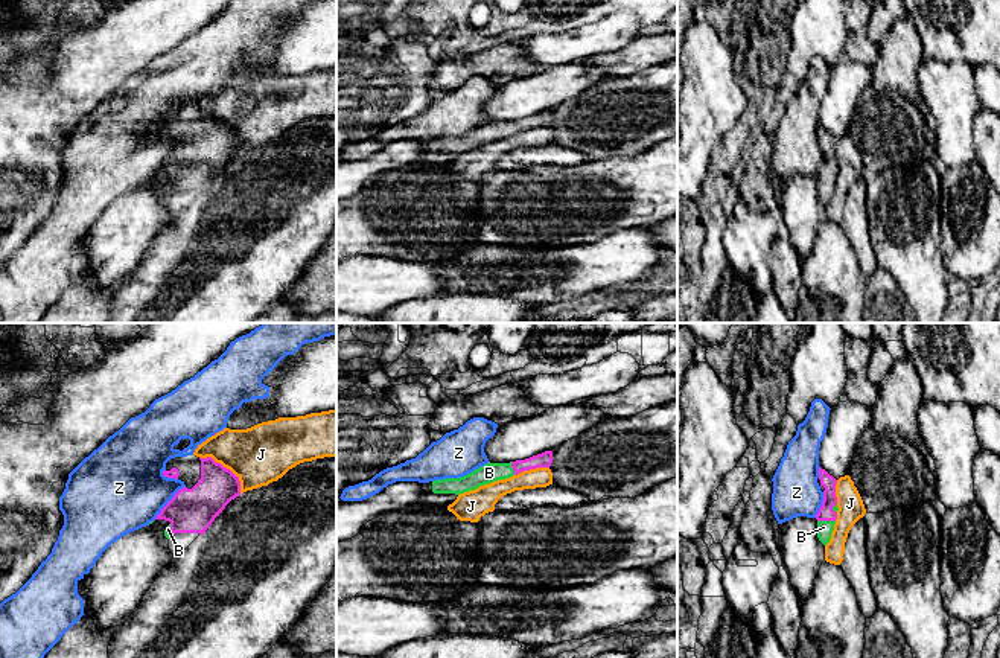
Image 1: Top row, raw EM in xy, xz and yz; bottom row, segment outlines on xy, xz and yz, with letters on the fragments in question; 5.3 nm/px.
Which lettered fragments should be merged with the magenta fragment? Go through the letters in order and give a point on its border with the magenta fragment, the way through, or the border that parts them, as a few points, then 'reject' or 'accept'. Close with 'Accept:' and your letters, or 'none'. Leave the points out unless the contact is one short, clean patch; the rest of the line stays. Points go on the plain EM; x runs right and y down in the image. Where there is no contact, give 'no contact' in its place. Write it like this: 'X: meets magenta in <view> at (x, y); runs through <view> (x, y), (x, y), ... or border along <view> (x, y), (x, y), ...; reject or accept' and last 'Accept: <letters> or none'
B: meets magenta in yz at (827, 178); runs through yz (828, 140), (827, 178), (824, 186); accept
J: meets magenta in xy at (226, 127); reject
Z: meets magenta in xy at (169, 160); reject
Accept: B

